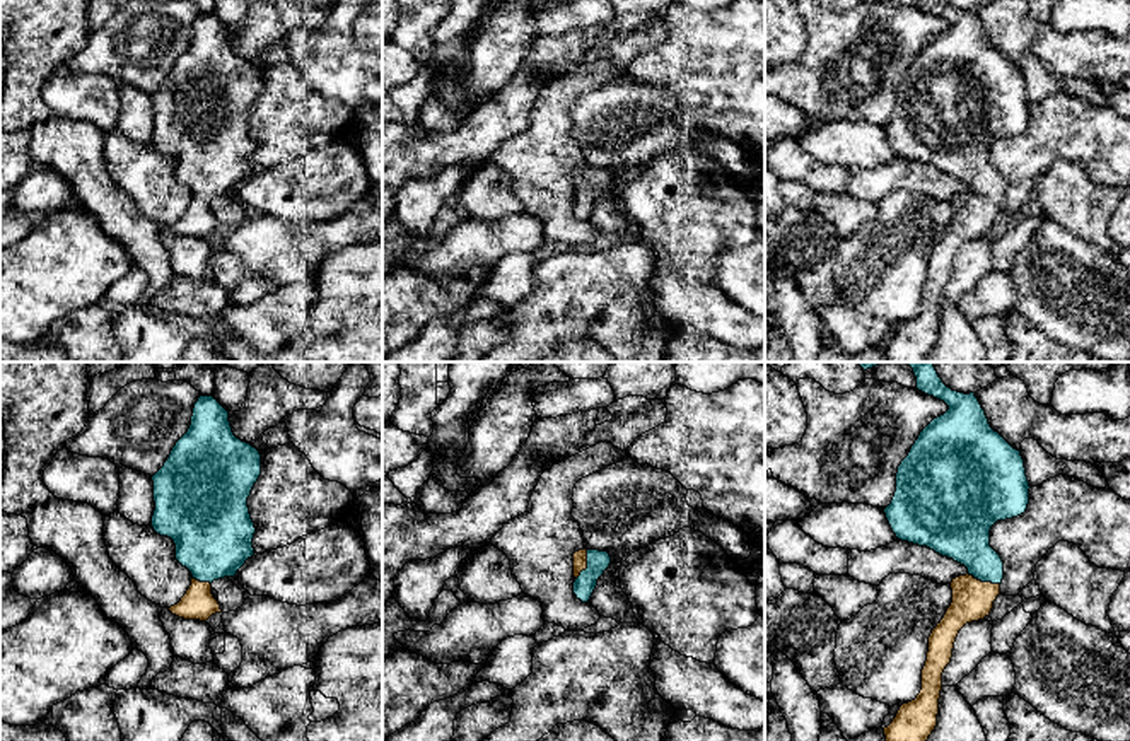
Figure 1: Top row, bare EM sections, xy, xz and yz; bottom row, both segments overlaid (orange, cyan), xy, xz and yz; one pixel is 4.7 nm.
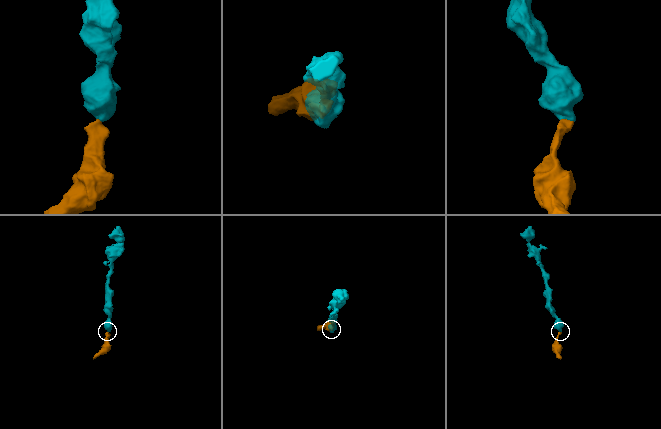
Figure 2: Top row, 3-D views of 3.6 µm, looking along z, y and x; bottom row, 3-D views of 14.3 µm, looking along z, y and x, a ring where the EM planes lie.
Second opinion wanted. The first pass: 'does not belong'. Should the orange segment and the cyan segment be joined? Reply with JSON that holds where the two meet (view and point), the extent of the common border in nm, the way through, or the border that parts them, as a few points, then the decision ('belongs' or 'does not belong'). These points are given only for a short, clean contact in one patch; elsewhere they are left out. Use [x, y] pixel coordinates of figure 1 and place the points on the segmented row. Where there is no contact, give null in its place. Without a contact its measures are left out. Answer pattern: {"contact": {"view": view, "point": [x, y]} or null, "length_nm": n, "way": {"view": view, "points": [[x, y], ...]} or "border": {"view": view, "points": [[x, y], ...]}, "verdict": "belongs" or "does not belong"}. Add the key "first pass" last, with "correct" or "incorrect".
{"contact": {"view": "yz", "point": [984, 583]}, "length_nm": 160, "way": {"view": "yz", "points": [[973, 600], [973, 595], [984, 583], [984, 562], [963, 535]]}, "verdict": "belongs", "first pass": "incorrect"}

